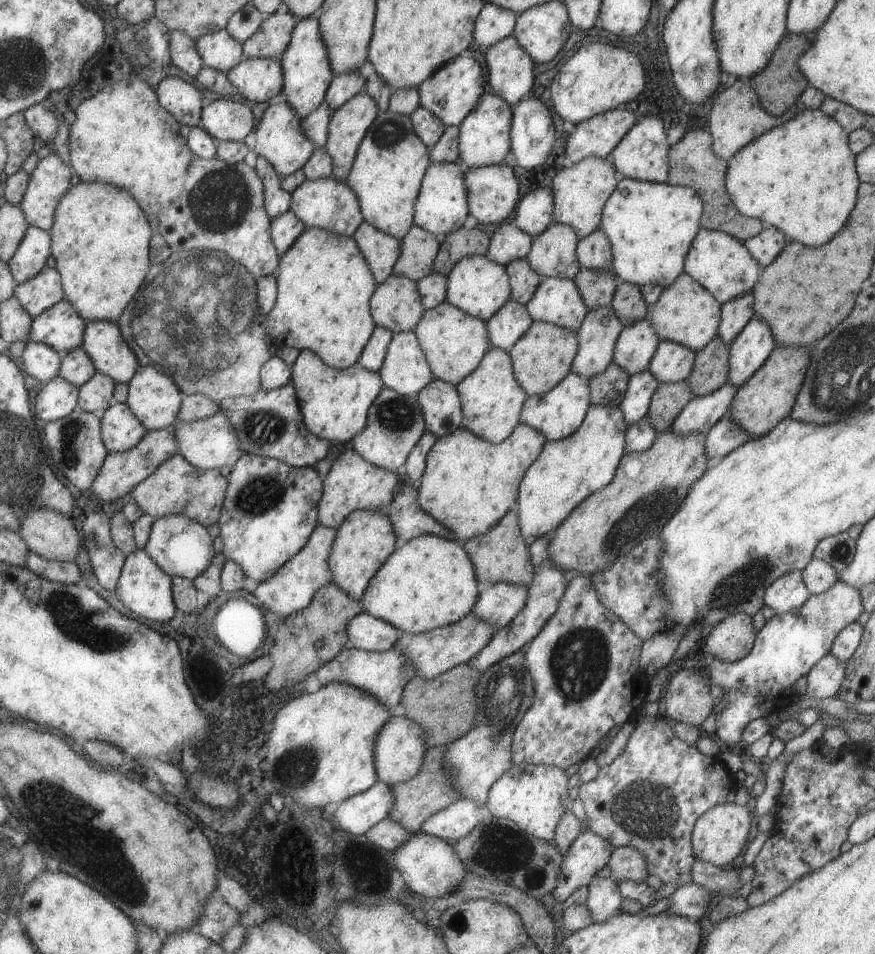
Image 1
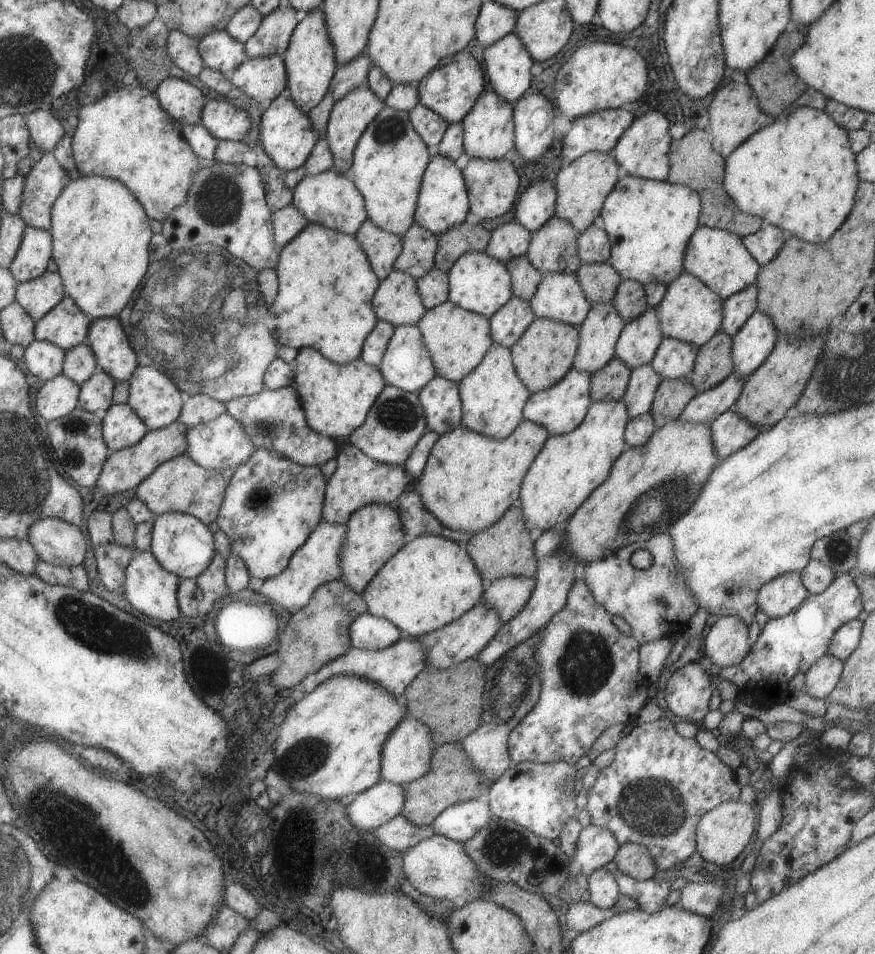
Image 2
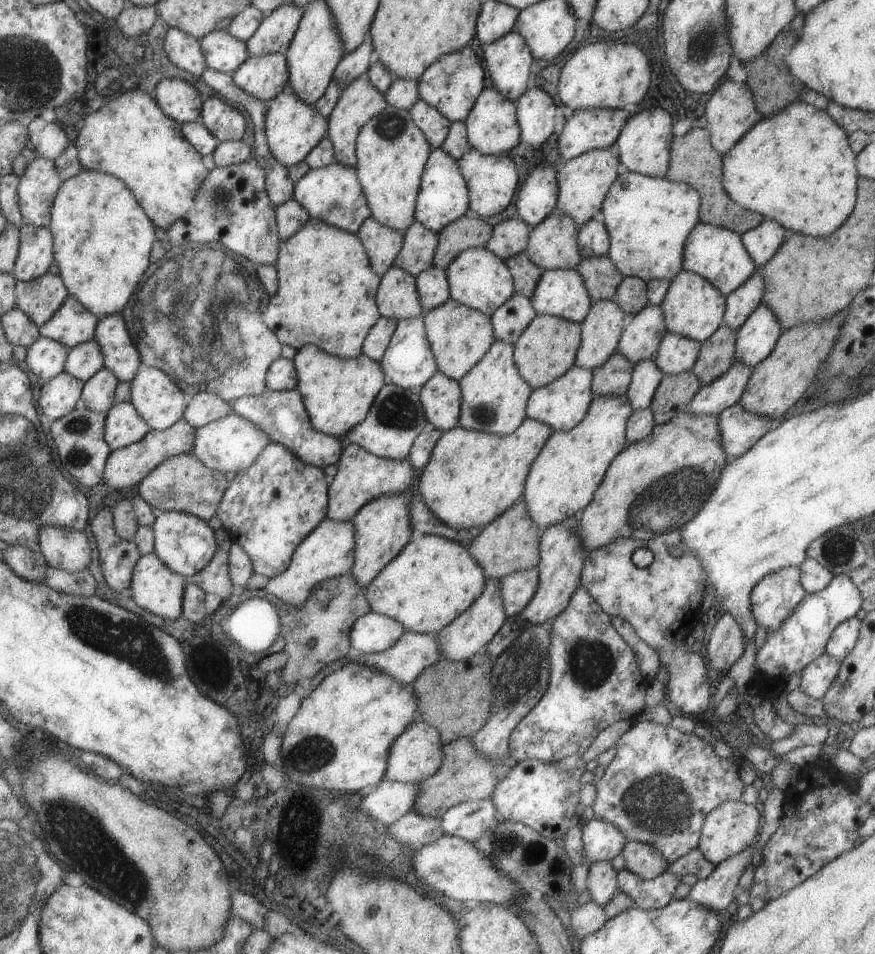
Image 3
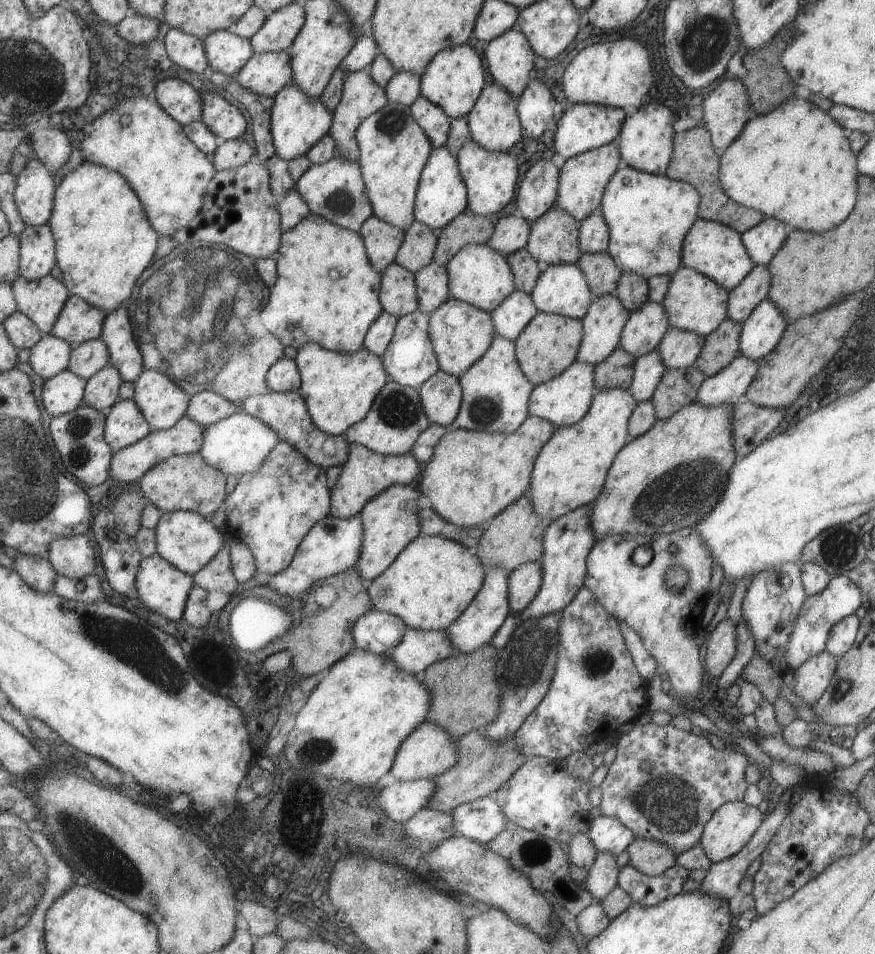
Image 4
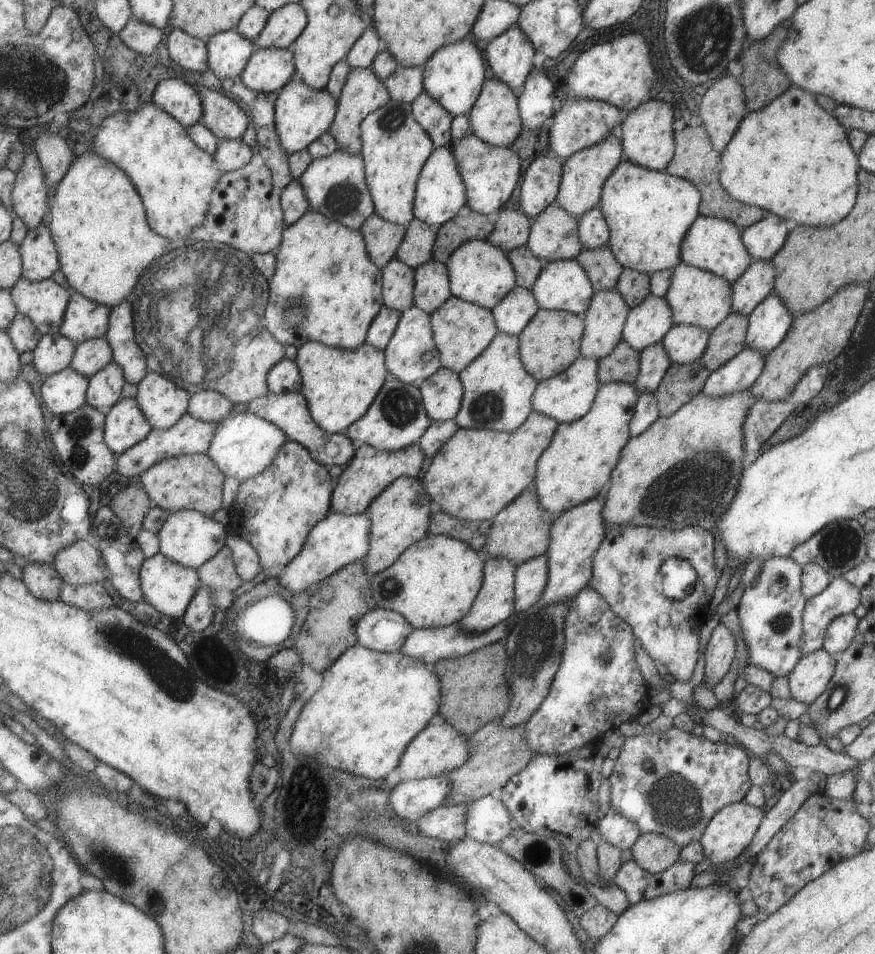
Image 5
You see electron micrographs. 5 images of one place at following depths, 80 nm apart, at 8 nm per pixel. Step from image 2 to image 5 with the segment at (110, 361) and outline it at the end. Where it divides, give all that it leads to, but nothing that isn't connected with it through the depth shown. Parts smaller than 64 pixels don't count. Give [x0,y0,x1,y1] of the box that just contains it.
[104,299,148,385]

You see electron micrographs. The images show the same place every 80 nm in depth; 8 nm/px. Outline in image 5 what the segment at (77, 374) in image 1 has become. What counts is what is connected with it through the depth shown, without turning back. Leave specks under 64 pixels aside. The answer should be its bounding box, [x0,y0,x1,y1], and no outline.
[70,336,111,378]

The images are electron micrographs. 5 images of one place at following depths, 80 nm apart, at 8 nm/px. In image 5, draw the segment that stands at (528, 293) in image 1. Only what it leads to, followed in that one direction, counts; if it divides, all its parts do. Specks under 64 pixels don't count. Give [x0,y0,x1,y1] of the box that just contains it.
[506,244,544,290]

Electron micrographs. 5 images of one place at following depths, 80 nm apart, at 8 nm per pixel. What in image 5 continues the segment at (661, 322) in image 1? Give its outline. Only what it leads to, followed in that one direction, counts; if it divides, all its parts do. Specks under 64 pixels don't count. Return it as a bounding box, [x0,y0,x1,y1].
[664,262,732,331]

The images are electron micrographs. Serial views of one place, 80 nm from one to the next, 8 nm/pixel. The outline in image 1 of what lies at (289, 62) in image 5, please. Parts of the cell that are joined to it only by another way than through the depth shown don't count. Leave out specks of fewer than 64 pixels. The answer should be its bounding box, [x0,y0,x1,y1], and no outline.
[226,58,283,102]

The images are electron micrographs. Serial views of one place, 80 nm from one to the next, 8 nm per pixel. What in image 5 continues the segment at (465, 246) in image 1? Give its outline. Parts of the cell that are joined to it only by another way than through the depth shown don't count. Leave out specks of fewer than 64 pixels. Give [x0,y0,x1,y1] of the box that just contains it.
[433,205,493,263]

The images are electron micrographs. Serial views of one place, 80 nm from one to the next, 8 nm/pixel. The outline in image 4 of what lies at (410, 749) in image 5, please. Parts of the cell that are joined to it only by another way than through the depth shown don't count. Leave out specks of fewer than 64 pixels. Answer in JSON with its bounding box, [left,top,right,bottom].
[389,721,457,781]

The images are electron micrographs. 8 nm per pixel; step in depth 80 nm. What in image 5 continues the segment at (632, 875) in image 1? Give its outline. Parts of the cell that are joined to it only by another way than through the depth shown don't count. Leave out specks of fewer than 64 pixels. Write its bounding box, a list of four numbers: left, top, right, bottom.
[631,833,680,874]

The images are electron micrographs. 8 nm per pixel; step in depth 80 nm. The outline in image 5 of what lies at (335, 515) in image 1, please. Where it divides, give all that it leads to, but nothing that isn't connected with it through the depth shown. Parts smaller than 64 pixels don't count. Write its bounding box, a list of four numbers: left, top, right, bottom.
[330,443,424,515]

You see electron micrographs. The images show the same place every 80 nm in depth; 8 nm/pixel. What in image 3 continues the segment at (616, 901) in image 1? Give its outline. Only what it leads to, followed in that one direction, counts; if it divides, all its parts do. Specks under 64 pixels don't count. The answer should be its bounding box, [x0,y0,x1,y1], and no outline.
[587,861,617,906]

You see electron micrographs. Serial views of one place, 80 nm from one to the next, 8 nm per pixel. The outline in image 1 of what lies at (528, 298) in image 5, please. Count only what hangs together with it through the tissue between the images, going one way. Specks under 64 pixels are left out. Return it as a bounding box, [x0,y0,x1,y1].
[486,298,532,351]

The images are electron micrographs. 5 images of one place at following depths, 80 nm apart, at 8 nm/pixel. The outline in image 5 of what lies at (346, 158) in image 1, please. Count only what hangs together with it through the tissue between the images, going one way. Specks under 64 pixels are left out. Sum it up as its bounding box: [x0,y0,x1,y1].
[328,67,390,153]

